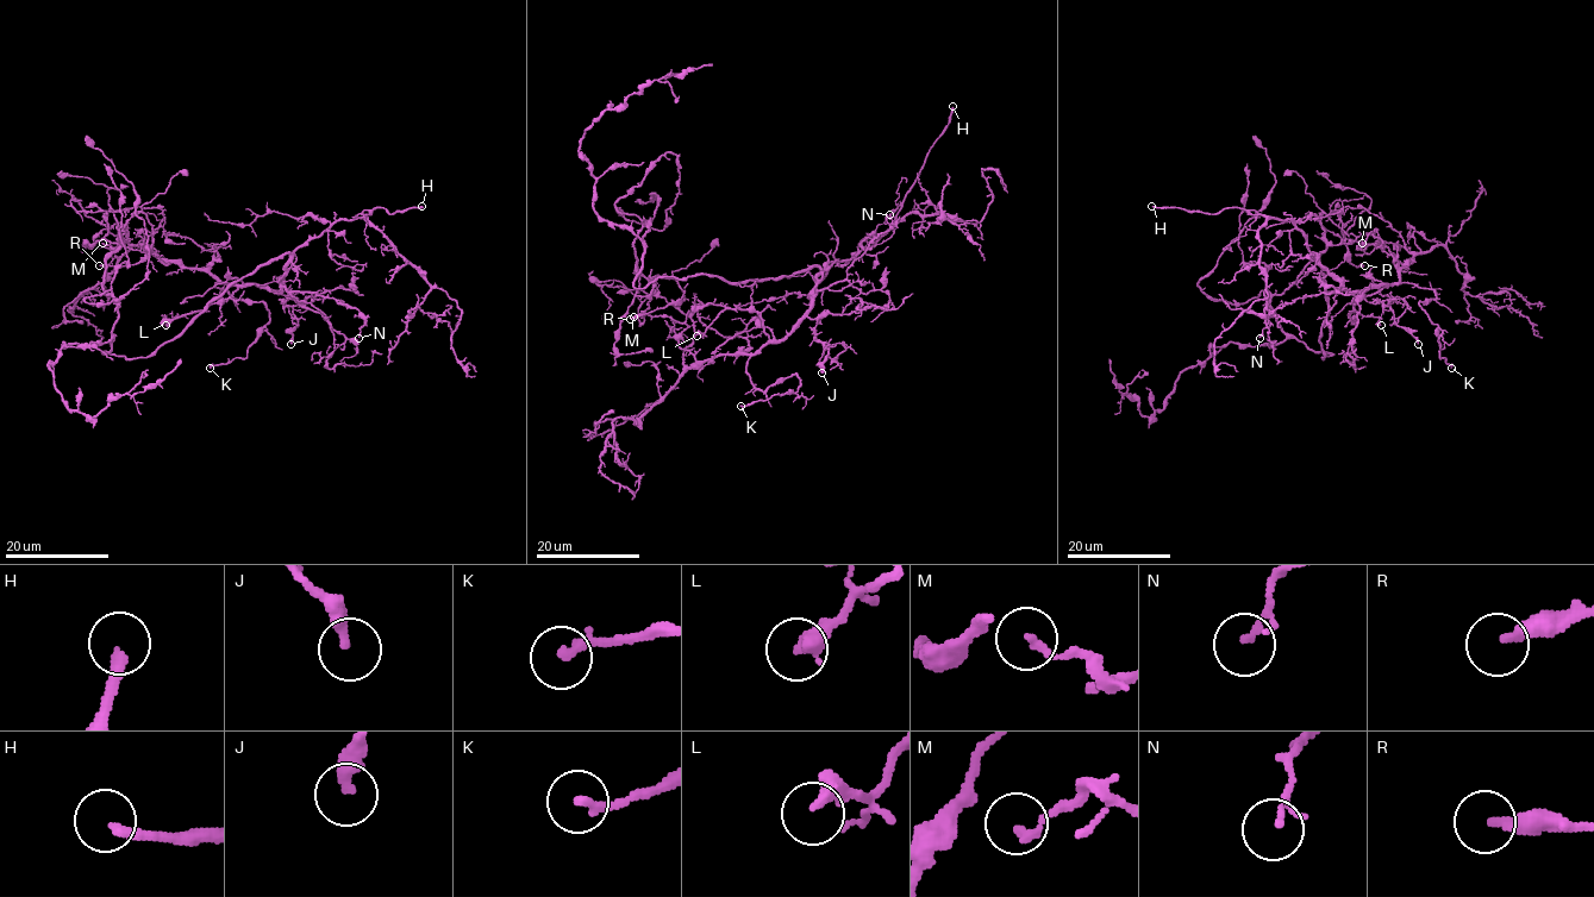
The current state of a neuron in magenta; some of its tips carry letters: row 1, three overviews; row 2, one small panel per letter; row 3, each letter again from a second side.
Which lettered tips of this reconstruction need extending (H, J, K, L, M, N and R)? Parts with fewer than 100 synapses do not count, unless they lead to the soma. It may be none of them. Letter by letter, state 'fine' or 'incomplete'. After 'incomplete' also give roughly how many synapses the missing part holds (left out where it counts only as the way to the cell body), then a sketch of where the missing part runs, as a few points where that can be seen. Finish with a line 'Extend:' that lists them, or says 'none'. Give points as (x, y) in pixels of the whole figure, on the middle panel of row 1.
H: incomplete | (952, 106), (986, 70), (995, 39)
J: fine
K: fine
L: fine
M: fine
N: fine
R: fine
Extend: H

